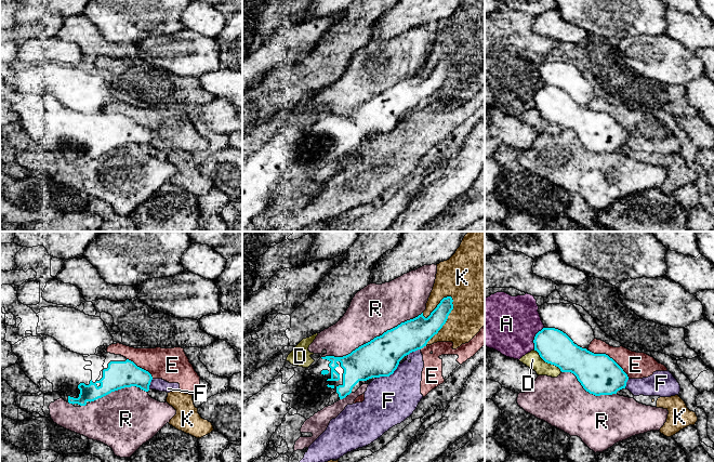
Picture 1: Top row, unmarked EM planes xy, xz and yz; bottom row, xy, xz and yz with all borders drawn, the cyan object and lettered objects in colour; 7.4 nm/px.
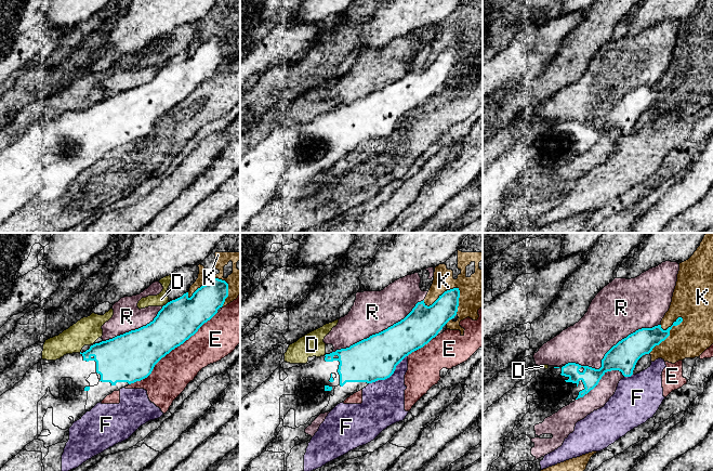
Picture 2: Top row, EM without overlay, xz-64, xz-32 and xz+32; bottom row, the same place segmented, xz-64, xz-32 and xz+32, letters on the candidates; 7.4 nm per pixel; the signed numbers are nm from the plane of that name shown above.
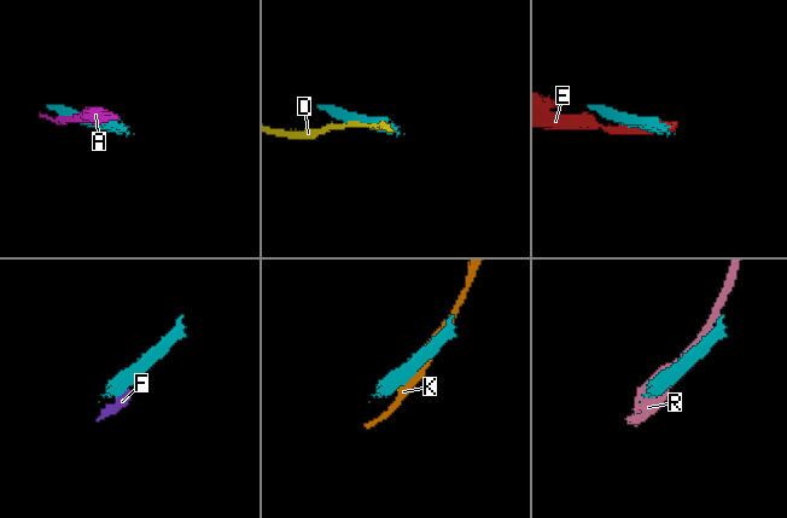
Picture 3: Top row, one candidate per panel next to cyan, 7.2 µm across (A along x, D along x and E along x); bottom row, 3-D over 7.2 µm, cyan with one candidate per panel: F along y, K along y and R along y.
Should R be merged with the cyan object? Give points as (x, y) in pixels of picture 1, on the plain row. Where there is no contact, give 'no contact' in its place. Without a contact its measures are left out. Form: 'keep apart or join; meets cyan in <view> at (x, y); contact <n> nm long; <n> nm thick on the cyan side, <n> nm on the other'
keep apart; meets cyan in xz at (371, 97); contact 800 nm long; 280 nm thick on the cyan side, 360 nm on the other

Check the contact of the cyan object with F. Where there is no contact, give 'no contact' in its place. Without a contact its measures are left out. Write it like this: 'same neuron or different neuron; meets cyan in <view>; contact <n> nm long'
different neuron; meets cyan in xz; contact 200 nm long

